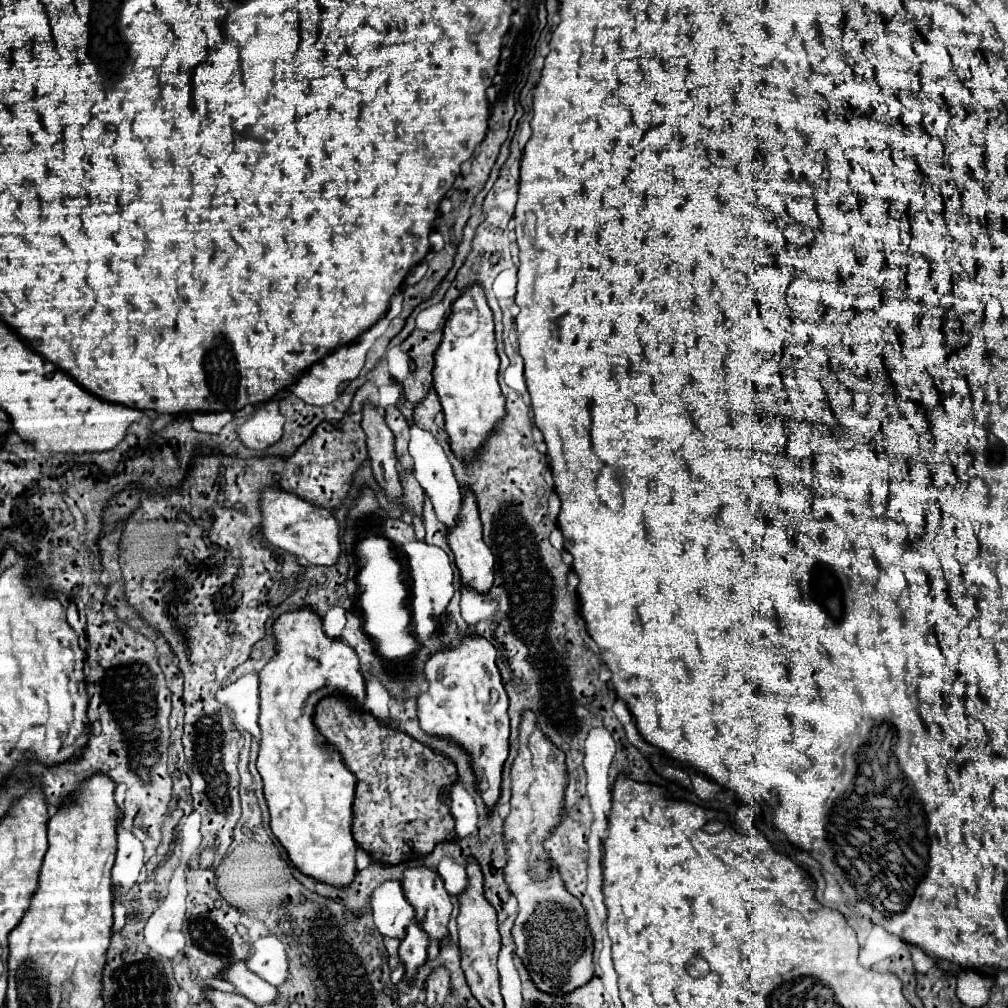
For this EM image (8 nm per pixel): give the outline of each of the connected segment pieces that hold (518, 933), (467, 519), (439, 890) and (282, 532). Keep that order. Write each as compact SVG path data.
M524 712L520 724L520 750L512 764L512 800L510 814L506 820L506 844L508 844L508 866L504 868L504 878L512 896L520 904L516 916L512 938L516 944L516 954L528 968L530 980L540 992L546 994L570 994L576 988L590 982L594 976L592 952L594 938L586 922L584 906L578 898L564 890L564 884L536 882L528 866L540 854L544 854L544 842L550 838L552 830L562 822L564 812L564 790L568 784L564 752L560 752L540 728L536 728L534 712Z
M472 492L464 494L464 504L462 504L462 514L460 514L460 528L456 532L448 532L448 544L454 552L454 560L460 572L460 582L466 588L476 590L478 594L486 594L492 588L494 580L494 554L492 550L484 544L482 540L482 528L480 528L480 518L478 518L478 508Z
M408 868L404 872L404 896L416 912L416 922L424 928L428 940L442 942L448 938L452 900L442 878L432 868Z
M276 488L264 490L260 502L262 502L262 518L264 518L262 534L272 546L282 548L298 558L308 560L308 564L316 564L316 566L332 566L338 562L338 556L342 552L340 526L332 510L316 508L310 502L300 500L298 496Z

